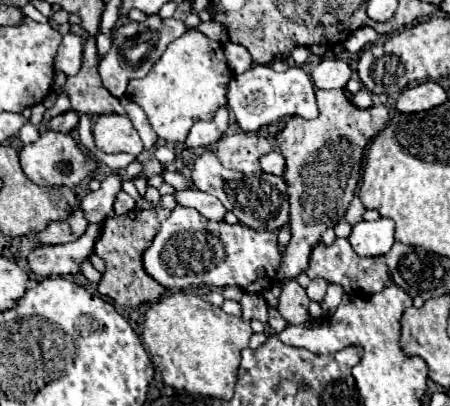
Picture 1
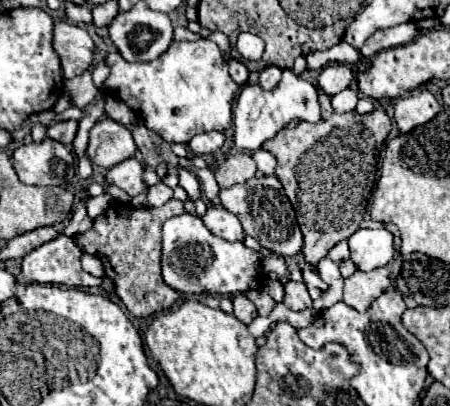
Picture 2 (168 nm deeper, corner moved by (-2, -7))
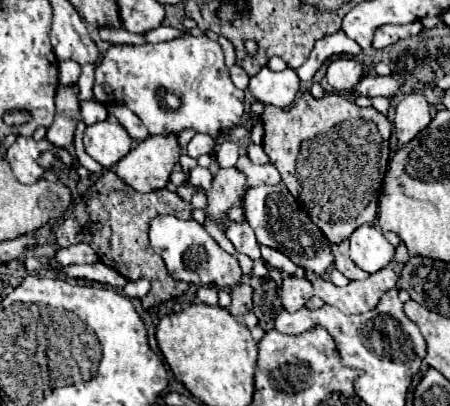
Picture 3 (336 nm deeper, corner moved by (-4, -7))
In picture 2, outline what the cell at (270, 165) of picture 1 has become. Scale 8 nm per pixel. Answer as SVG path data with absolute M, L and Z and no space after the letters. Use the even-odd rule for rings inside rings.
M258 150L258 152L252 154L252 158L254 158L254 162L256 162L256 166L258 166L258 170L262 174L274 174L274 170L276 170L276 158L270 152Z

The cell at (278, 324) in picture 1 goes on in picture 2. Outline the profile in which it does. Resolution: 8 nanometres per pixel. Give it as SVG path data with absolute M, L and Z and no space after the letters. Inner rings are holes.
M252 290L252 292L248 292L246 296L256 304L260 316L268 316L268 314L274 310L274 306L276 306L276 302L274 302L266 292L254 292L254 290Z

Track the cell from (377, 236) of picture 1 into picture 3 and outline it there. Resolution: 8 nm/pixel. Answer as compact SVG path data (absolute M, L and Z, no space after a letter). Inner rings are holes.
M364 224L350 236L350 258L356 262L356 266L372 274L392 262L394 246L378 228Z

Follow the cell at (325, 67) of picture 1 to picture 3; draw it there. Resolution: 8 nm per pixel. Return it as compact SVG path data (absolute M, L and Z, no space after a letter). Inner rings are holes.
M336 58L330 62L326 80L338 92L350 92L364 76L364 66L354 58Z

